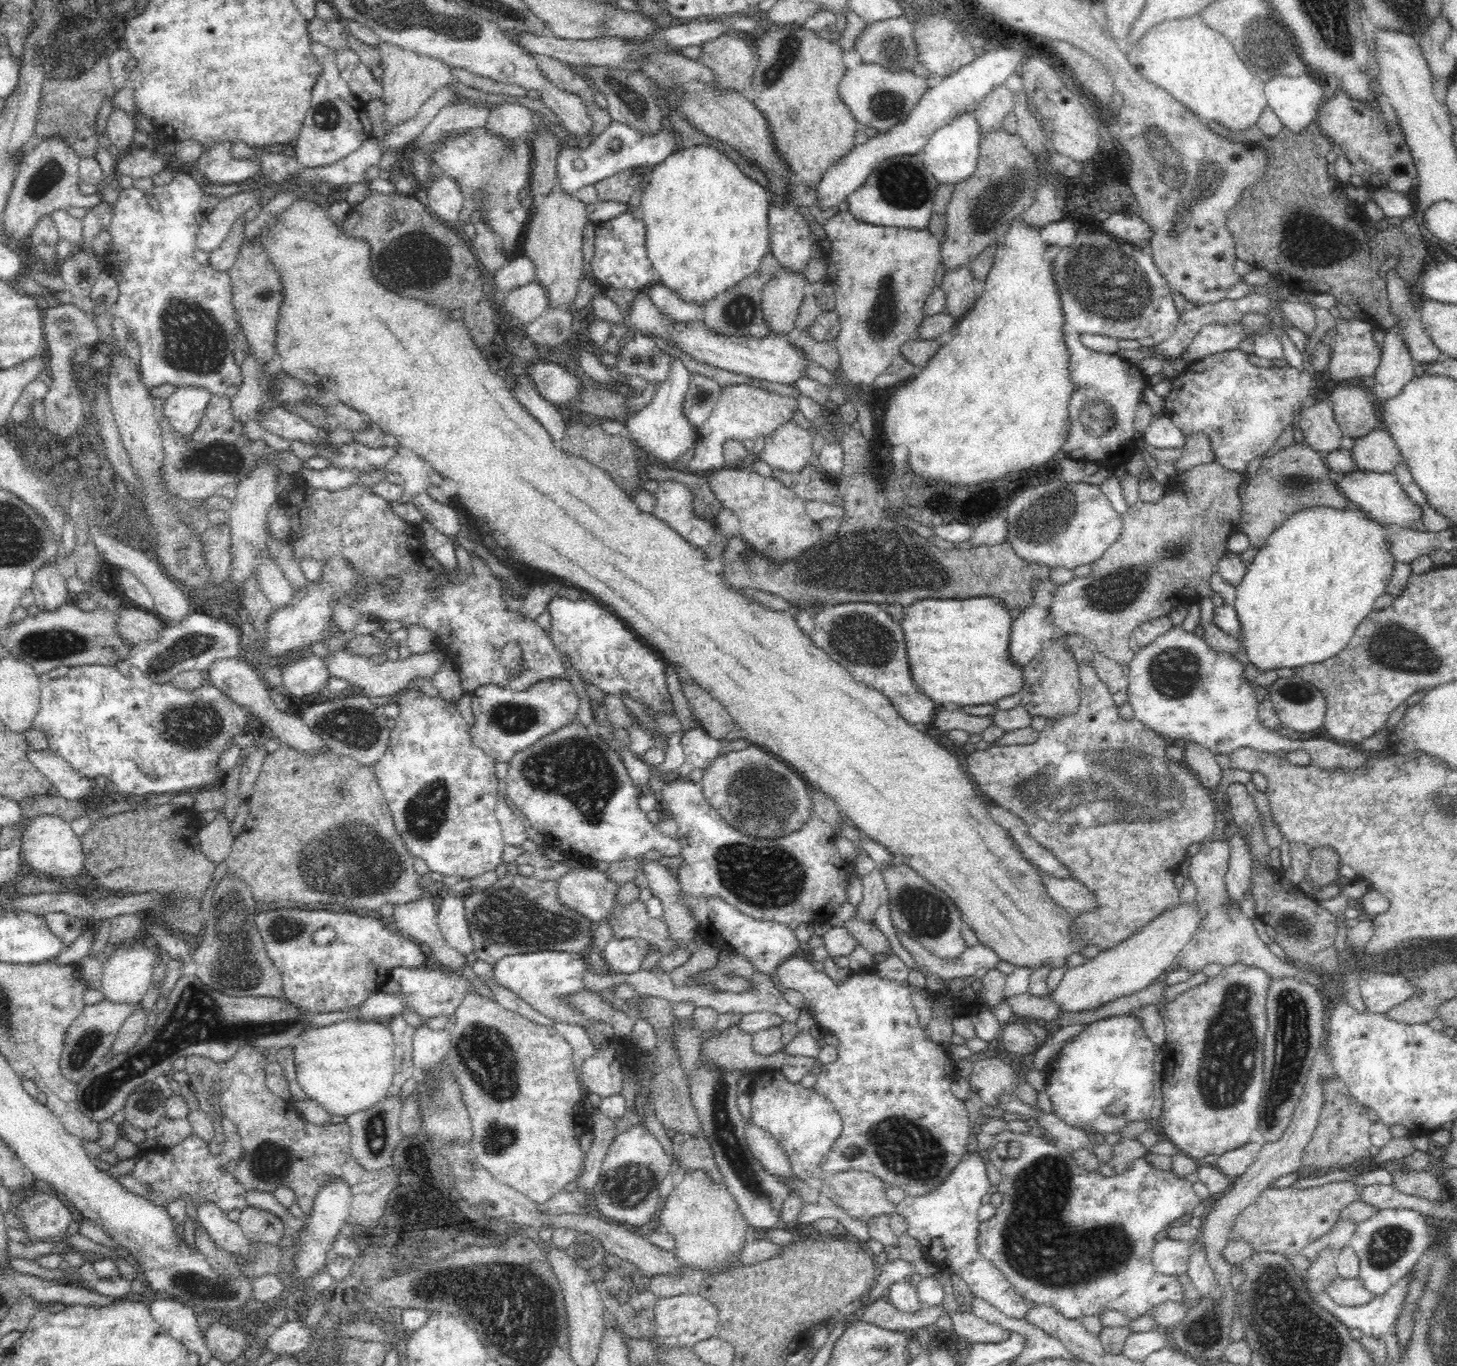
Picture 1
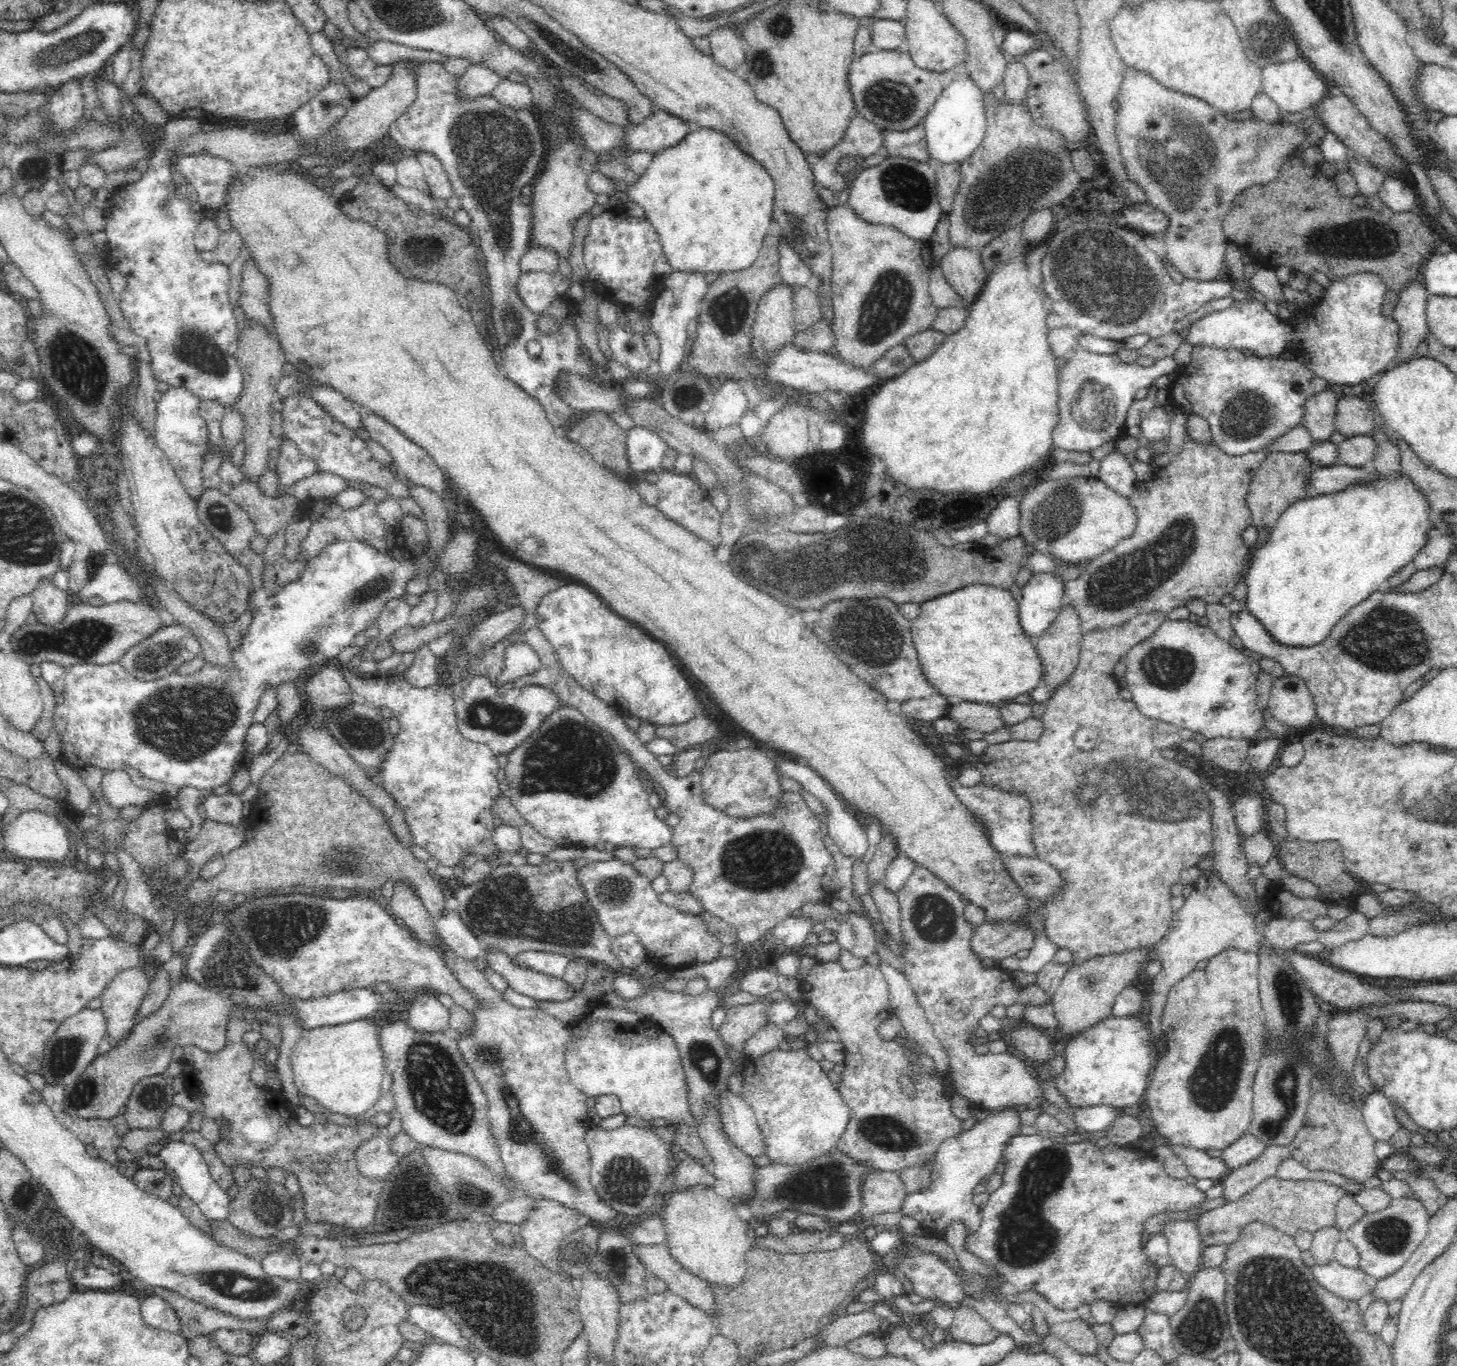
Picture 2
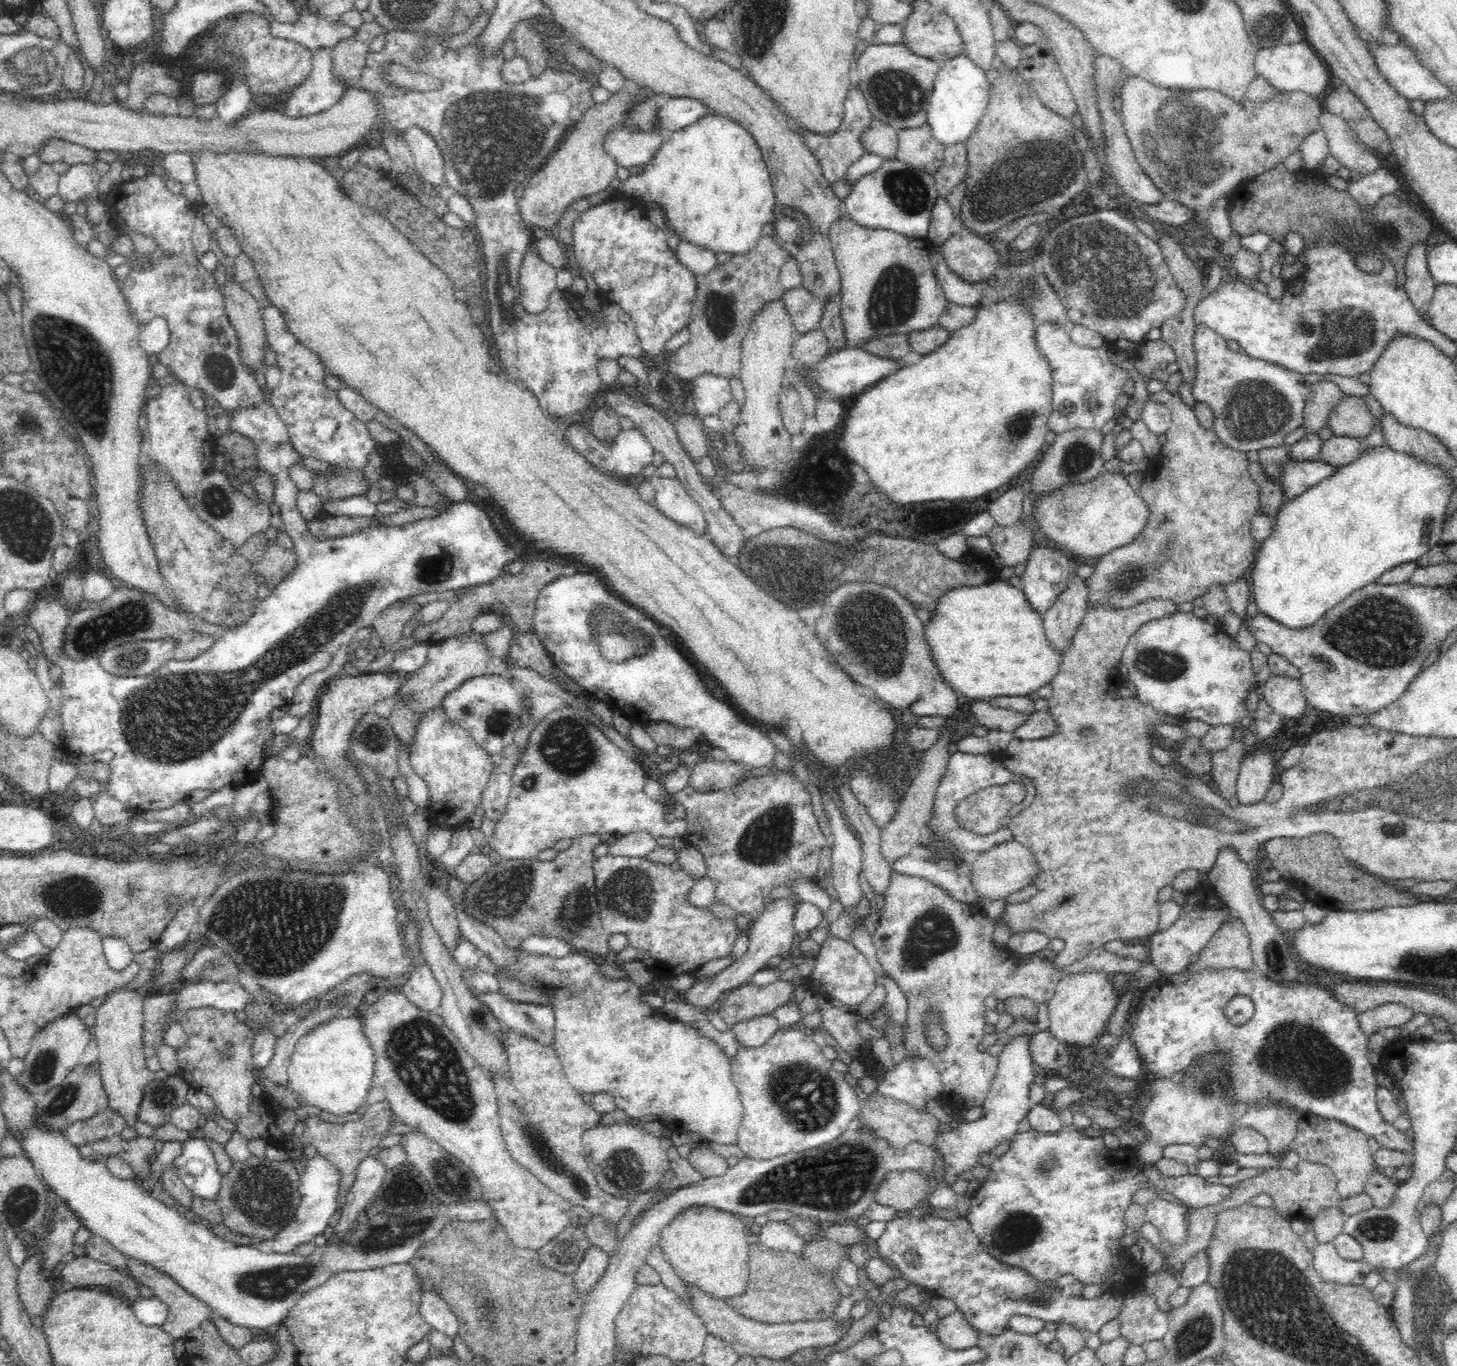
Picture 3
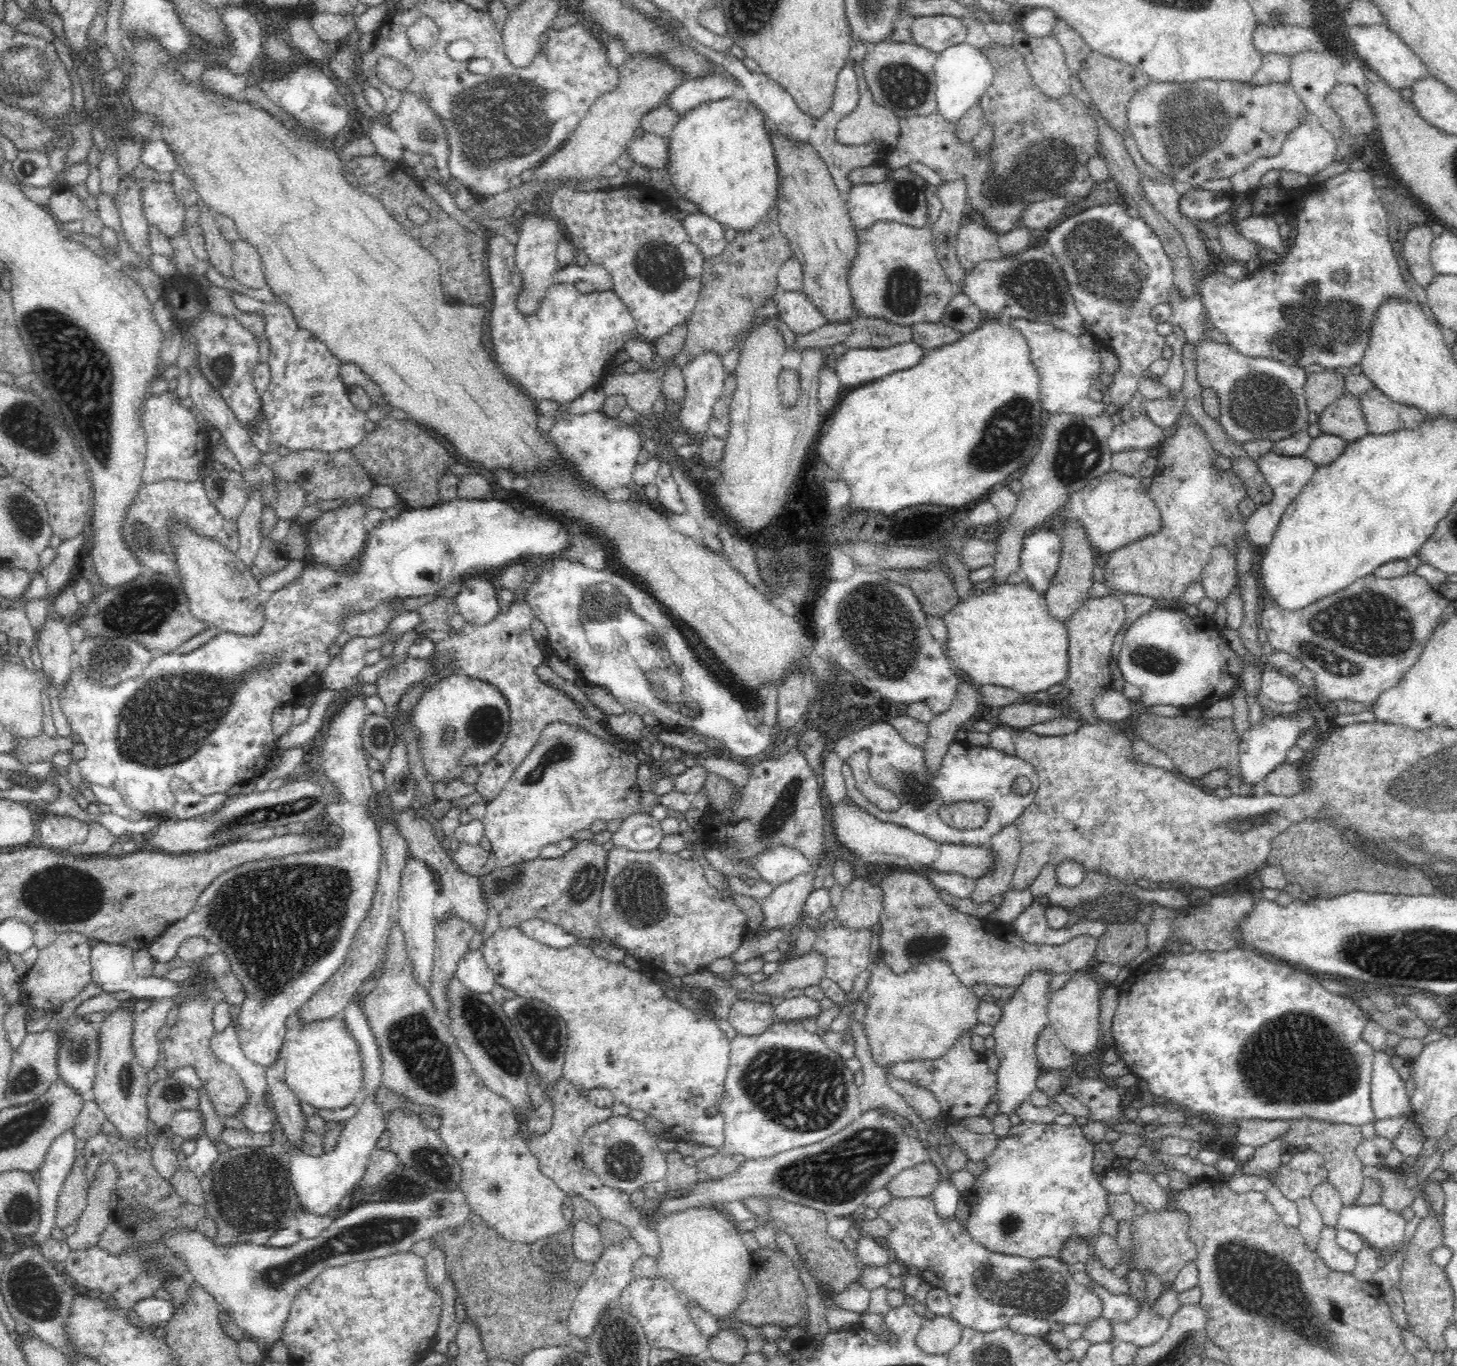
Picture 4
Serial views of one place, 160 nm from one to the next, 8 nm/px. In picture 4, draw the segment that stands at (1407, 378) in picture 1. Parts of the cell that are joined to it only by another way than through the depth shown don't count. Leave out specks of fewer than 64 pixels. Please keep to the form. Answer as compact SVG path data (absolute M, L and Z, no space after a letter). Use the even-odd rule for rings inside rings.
M1426 223L1410 226L1410 230L1406 232L1406 244L1404 244L1406 267L1412 281L1416 281L1424 289L1430 285L1432 278L1437 276L1430 259L1434 240L1434 234Z

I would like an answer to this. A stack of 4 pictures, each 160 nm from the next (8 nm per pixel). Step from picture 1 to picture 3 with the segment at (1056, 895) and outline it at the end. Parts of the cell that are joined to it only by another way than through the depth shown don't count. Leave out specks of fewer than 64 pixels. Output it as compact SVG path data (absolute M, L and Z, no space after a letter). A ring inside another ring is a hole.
M1016 839L1002 842L999 846L986 850L966 872L976 889L977 896L991 900L1006 898L1012 892L1032 884L1032 880L1040 874L1041 868L1037 859Z

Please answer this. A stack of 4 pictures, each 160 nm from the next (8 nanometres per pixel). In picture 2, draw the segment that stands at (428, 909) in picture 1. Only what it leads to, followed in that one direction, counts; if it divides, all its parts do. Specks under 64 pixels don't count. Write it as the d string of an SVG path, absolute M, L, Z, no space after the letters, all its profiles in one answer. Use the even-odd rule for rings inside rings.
M448 948L441 952L442 960L445 961L445 965L454 973L454 976L458 979L459 985L466 990L471 990L472 994L478 999L478 1007L470 1011L471 1017L471 1029L469 1033L453 1034L457 1039L458 1050L460 1054L464 1056L464 1060L470 1064L474 1076L476 1076L476 1082L484 1088L486 1092L486 1098L488 1098L488 1110L487 1110L487 1121L490 1127L490 1132L492 1132L492 1138L494 1142L500 1148L499 1158L502 1159L505 1176L507 1178L513 1178L519 1182L519 1186L522 1188L522 1192L530 1196L544 1196L544 1199L552 1199L561 1203L562 1205L568 1206L570 1209L577 1210L582 1215L588 1216L592 1221L601 1221L602 1223L608 1223L610 1220L616 1218L617 1214L614 1209L610 1209L606 1203L600 1201L596 1192L594 1192L594 1187L592 1186L589 1176L591 1175L591 1154L589 1153L588 1143L585 1141L585 1132L592 1125L590 1118L588 1117L586 1111L588 1110L588 1104L586 1103L586 1095L576 1089L576 1086L572 1085L570 1082L570 1075L566 1073L566 1065L564 1065L564 1056L566 1056L566 1044L570 1042L570 1036L568 1032L568 1025L565 1021L558 1018L554 1018L551 1014L546 1011L538 1009L526 1009L512 1006L510 1002L505 1000L505 998L498 992L490 982L484 977L478 968L474 965L474 961L468 961L462 959L462 957L456 955L454 949Z

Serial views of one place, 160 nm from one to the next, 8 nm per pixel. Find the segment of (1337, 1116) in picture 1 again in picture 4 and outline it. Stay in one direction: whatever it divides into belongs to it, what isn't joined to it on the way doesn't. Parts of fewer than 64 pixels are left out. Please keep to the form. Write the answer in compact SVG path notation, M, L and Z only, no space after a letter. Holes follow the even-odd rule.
M1299 1118L1290 1122L1290 1128L1285 1134L1285 1142L1292 1146L1306 1146L1308 1150L1319 1152L1324 1157L1324 1164L1328 1169L1328 1178L1332 1186L1336 1187L1341 1195L1343 1205L1352 1207L1356 1205L1358 1195L1362 1192L1365 1176L1362 1174L1364 1163L1356 1155L1356 1148L1362 1144L1361 1127L1353 1124L1332 1124L1311 1118Z

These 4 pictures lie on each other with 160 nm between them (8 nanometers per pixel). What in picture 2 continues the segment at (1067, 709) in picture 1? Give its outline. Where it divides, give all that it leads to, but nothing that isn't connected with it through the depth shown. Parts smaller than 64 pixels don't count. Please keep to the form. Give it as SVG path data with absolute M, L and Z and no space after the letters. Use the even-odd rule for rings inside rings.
M1062 605L1058 616L1052 622L1052 626L1035 641L1039 660L1042 661L1043 666L1040 684L1044 685L1050 692L1054 693L1056 688L1060 688L1062 684L1068 682L1066 678L1070 678L1074 674L1081 650L1082 637L1078 613L1071 606L1063 608Z

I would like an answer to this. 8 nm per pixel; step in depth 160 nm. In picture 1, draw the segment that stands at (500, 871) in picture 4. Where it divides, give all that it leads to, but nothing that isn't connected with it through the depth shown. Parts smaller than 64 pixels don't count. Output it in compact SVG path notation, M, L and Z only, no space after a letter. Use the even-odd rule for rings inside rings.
M508 873L498 878L487 889L467 892L464 898L464 910L469 924L469 931L473 940L473 951L477 958L494 966L498 960L506 955L530 954L539 950L553 950L576 953L585 956L591 943L591 920L564 908L557 897L557 880L539 880L533 876Z

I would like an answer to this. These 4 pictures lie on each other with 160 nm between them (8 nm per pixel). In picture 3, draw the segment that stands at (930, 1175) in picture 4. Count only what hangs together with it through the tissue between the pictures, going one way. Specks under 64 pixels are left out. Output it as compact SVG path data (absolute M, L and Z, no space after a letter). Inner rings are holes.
M917 1170L890 1171L882 1179L875 1202L898 1211L913 1210L928 1198L929 1177Z

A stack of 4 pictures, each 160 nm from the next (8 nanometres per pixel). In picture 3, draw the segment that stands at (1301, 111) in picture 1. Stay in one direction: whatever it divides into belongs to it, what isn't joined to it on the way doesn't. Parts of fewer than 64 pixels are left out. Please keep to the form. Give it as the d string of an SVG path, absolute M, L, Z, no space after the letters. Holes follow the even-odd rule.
M1305 40L1292 42L1292 44L1276 44L1272 48L1256 50L1254 59L1257 73L1272 85L1275 92L1292 92L1293 90L1316 97L1324 92L1324 88L1330 80L1326 63Z

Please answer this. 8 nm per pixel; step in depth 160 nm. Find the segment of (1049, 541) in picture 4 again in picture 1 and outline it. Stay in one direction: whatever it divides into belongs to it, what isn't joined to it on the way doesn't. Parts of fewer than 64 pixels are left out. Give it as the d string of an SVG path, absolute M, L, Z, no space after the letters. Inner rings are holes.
M1035 600L1020 610L1011 626L1009 657L1018 668L1028 666L1052 639L1054 625L1046 600Z

